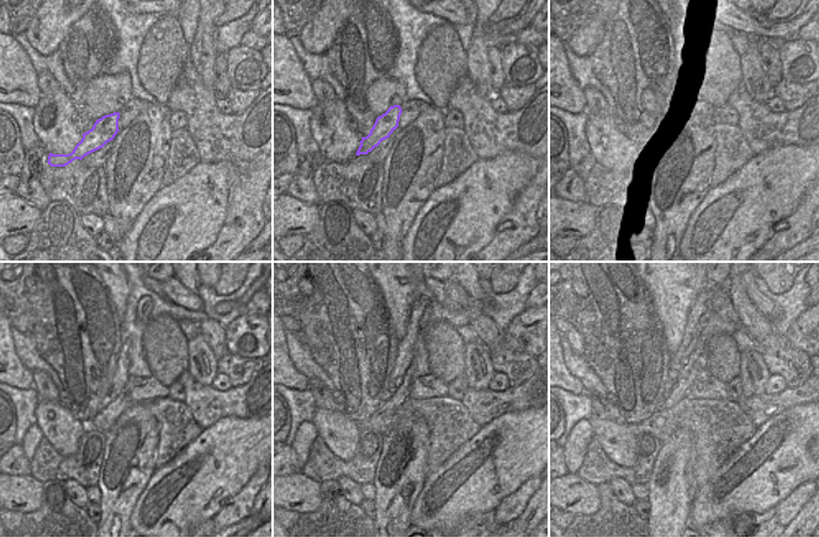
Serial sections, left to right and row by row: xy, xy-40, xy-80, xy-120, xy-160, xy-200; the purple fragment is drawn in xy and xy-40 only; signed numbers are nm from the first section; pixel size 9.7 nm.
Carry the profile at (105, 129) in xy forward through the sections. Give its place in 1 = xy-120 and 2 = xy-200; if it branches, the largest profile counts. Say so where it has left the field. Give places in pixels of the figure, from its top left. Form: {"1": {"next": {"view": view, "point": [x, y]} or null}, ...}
{"1": {"next": {"view": "xy-120", "point": [121, 375]}}, "2": {"next": {"view": "xy-200", "point": [702, 308]}}}

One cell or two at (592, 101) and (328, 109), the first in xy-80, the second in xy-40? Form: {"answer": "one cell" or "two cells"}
{"answer": "two cells"}

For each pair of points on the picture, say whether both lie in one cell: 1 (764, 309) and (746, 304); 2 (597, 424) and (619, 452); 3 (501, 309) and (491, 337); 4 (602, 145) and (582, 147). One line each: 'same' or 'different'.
1: different
2: same
3: different
4: different

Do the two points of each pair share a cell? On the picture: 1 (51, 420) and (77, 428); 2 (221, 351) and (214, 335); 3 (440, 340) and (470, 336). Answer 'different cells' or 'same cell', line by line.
1: same cell
2: same cell
3: different cells

